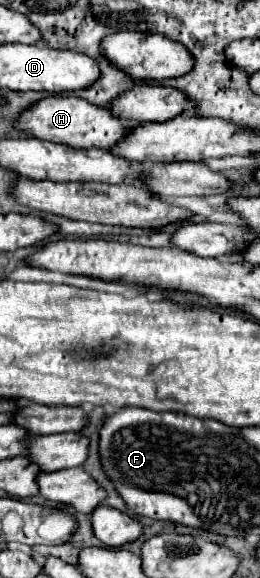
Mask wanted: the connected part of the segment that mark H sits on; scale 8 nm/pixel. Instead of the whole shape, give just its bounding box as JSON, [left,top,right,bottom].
[16,97,130,149]

